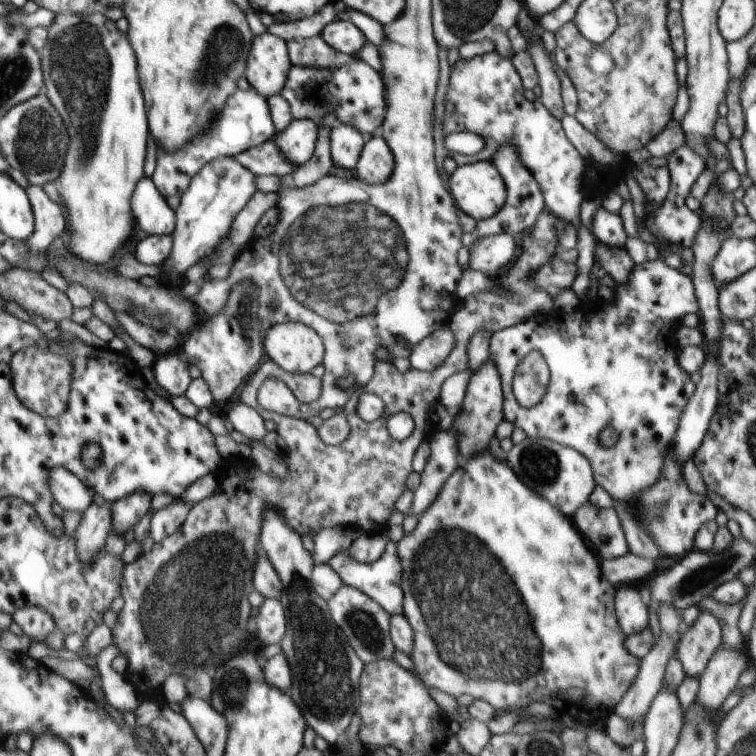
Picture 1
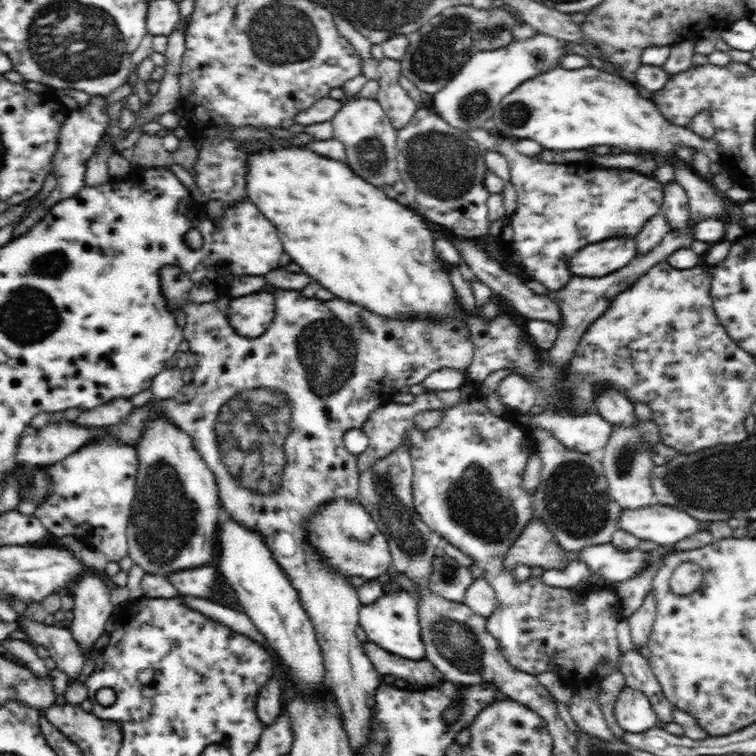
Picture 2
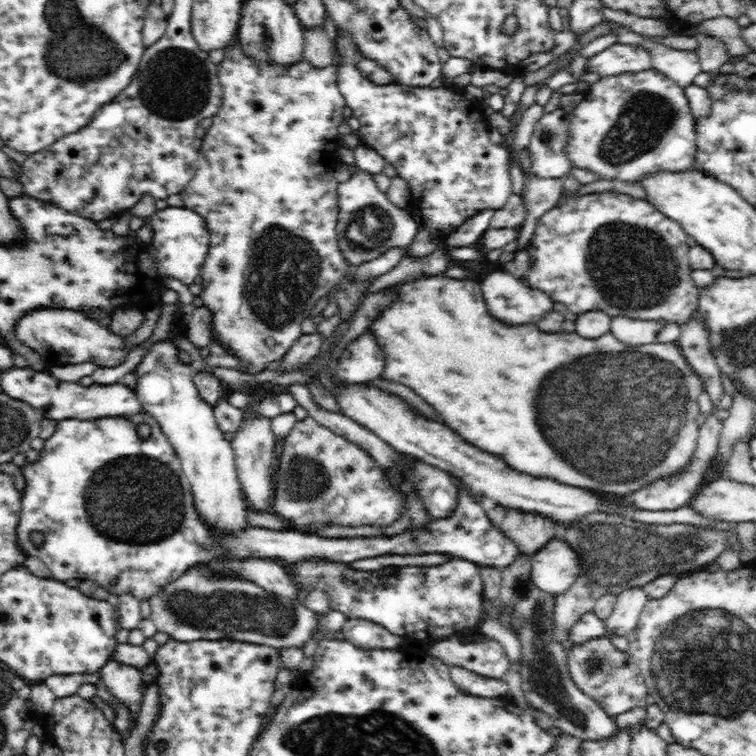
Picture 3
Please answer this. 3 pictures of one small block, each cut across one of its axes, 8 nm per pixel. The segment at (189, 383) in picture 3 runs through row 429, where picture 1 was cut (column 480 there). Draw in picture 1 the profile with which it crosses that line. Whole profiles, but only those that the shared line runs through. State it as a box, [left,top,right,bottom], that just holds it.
[449,162,506,221]

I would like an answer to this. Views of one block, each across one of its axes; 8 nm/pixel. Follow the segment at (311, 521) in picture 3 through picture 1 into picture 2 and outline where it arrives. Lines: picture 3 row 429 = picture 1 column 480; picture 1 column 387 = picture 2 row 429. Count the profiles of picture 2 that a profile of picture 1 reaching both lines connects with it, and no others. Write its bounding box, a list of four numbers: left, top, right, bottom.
[357,390,674,723]

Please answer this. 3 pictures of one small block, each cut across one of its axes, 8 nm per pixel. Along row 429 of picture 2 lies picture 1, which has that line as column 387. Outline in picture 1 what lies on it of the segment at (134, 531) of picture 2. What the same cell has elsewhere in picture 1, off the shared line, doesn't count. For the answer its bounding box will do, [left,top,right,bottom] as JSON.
[354,134,393,185]

